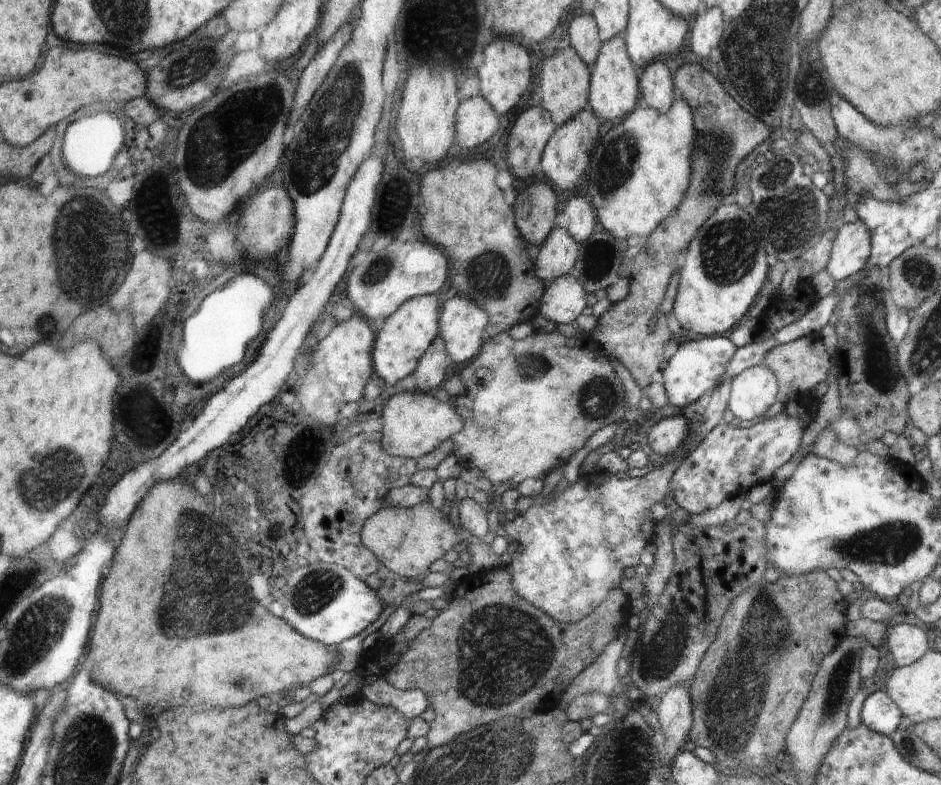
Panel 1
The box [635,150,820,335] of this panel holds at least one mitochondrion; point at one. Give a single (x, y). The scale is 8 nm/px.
(728, 251)

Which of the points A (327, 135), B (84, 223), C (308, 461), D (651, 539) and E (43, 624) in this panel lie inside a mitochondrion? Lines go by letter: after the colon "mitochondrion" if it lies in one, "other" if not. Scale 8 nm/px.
A: mitochondrion
B: mitochondrion
C: mitochondrion
D: other
E: mitochondrion

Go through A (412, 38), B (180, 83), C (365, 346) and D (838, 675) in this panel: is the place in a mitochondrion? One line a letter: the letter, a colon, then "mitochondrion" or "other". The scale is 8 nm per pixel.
A: other
B: mitochondrion
C: other
D: mitochondrion

